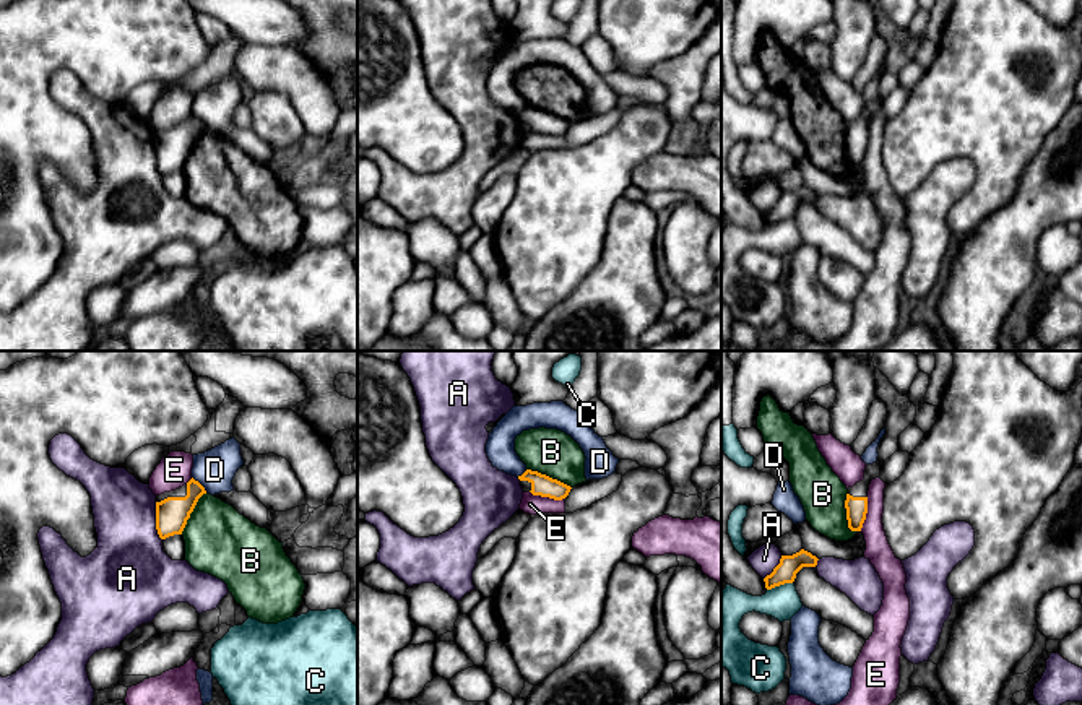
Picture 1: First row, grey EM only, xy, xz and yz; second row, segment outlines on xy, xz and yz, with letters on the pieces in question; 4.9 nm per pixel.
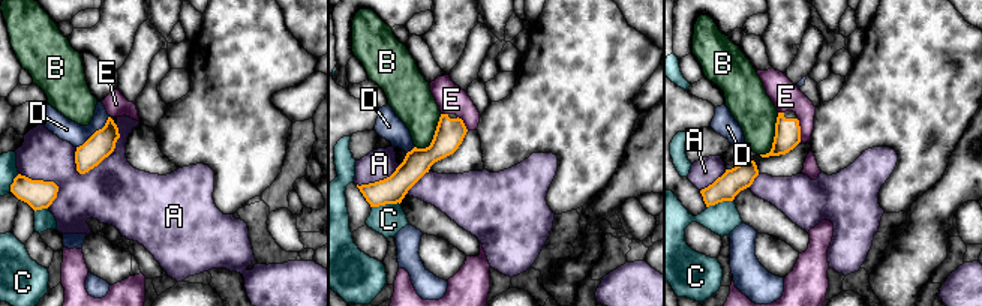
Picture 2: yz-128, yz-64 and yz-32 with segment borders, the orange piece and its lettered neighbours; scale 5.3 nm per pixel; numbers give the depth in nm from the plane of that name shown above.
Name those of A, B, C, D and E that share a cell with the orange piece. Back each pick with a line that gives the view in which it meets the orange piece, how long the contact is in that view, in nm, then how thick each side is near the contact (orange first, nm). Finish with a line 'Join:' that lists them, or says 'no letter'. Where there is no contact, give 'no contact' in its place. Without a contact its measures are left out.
Join: no letter

